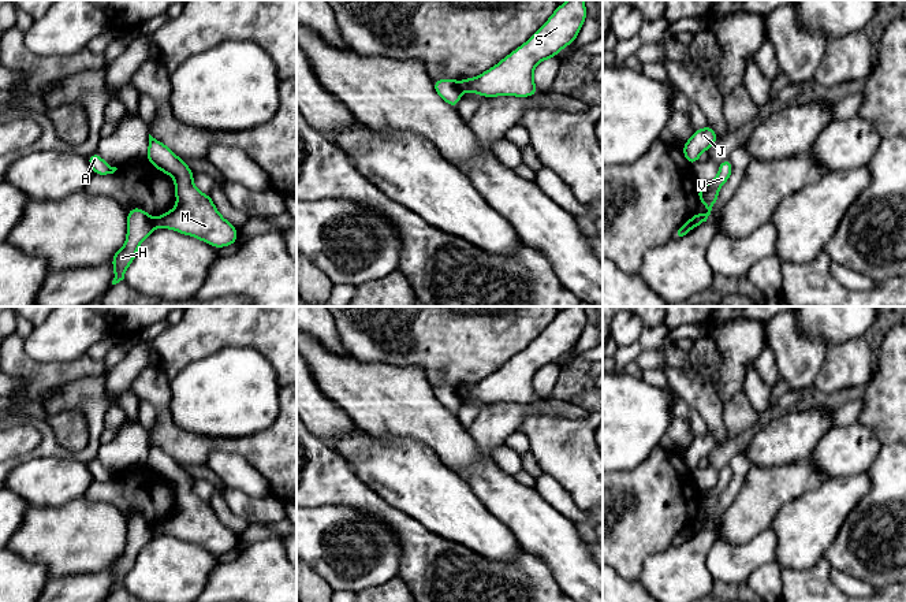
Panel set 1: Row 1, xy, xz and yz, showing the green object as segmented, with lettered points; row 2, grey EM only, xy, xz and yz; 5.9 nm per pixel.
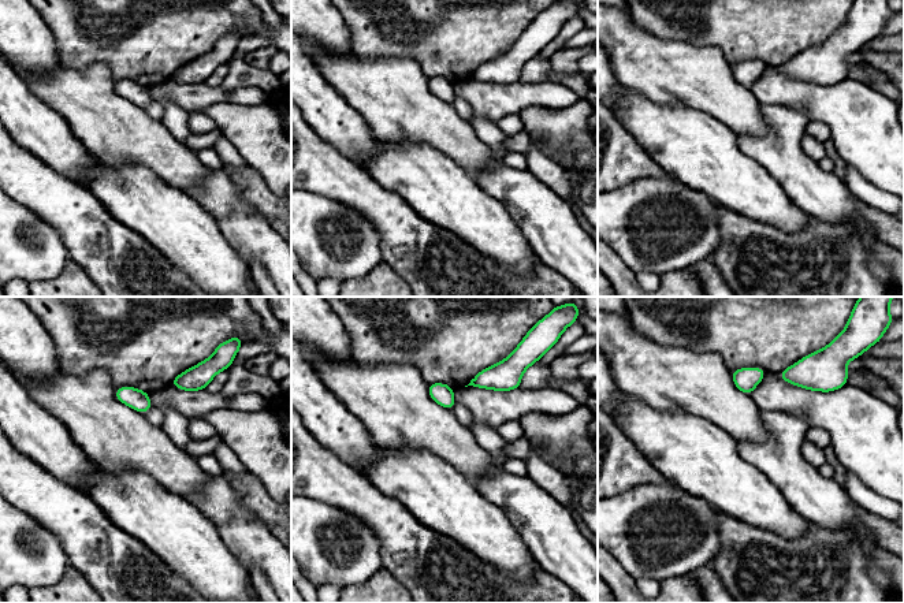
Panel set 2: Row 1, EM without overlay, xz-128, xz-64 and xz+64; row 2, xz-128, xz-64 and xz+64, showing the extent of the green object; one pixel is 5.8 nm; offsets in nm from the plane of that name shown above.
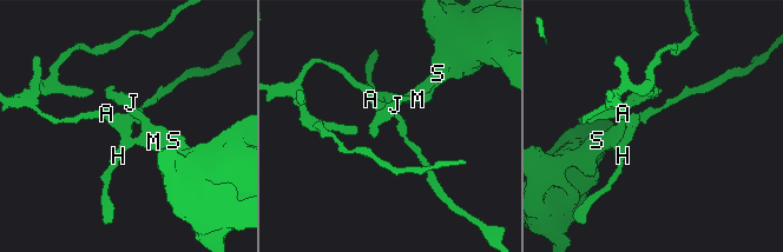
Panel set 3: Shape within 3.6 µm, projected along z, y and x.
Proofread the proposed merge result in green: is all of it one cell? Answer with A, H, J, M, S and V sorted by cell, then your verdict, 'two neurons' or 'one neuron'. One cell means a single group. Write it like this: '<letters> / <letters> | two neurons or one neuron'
A H V / J M S | two neurons

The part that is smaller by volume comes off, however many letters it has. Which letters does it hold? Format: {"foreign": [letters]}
{"foreign": ["A", "H", "V"]}

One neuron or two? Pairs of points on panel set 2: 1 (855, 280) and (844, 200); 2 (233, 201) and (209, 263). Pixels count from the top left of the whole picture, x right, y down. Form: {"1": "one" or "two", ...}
{"1": "two", "2": "two"}

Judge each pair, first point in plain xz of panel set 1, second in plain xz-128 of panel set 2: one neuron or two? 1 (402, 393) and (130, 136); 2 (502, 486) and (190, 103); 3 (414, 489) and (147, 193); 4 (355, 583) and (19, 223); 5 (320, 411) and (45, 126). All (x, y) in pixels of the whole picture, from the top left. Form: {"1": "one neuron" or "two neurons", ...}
{"1": "one neuron", "2": "one neuron", "3": "one neuron", "4": "one neuron", "5": "one neuron"}

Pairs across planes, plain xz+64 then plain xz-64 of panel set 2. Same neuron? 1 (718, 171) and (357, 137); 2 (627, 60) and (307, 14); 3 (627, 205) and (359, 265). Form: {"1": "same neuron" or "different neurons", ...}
{"1": "different neurons", "2": "different neurons", "3": "same neuron"}

